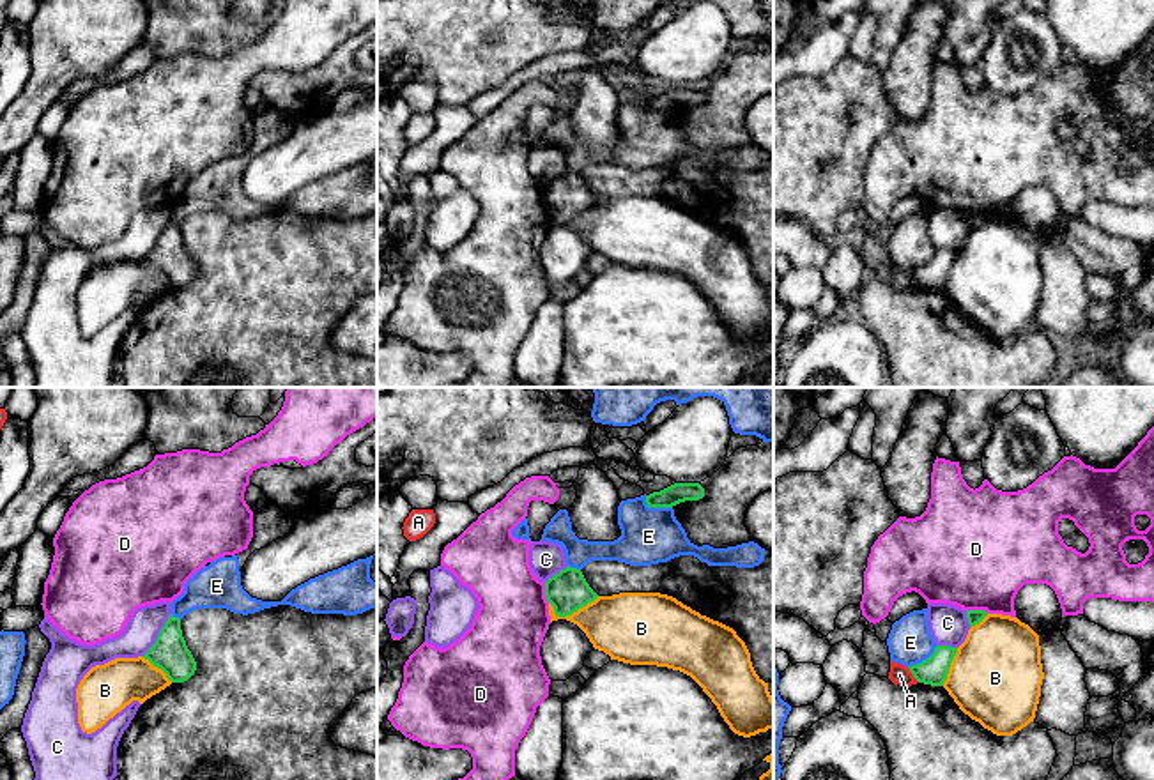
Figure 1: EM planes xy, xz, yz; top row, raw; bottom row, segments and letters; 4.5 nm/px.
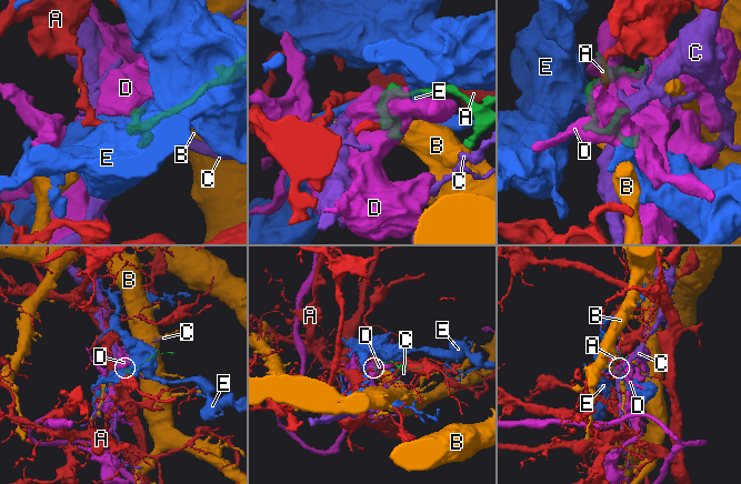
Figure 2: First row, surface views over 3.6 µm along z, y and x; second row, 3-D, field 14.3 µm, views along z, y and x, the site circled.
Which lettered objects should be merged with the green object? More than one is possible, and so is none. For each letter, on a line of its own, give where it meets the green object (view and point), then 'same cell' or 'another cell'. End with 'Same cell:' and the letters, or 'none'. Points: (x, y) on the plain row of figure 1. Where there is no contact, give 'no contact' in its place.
A: contact yz (912, 276); another cell
B: contact xz (572, 216); another cell
C: contact xy (158, 239); another cell
D: contact yz (977, 214); another cell
E: contact xz (655, 110); another cell
Same cell: none

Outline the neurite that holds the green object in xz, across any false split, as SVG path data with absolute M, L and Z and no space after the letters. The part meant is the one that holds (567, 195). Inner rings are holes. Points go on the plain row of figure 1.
M566 170L545 186L545 202L556 219L566 221L595 205L598 198L589 191L581 173Z

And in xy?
M172 218L143 262L161 272L172 287L184 287L196 274L196 265L182 241L181 223Z

